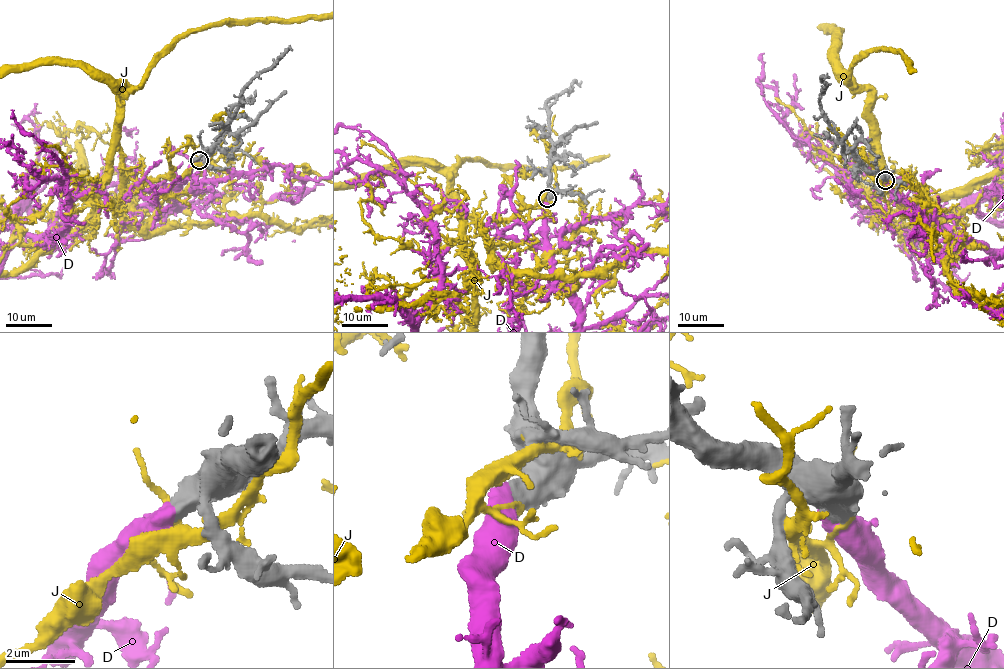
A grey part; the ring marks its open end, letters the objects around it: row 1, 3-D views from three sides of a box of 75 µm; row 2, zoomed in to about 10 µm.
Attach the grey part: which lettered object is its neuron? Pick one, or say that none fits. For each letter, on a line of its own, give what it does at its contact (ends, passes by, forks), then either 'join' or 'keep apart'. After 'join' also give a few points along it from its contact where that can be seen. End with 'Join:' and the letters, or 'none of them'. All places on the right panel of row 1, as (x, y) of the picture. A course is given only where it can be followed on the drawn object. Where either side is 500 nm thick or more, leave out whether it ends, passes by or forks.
D: join
J: keep apart
Join: D

